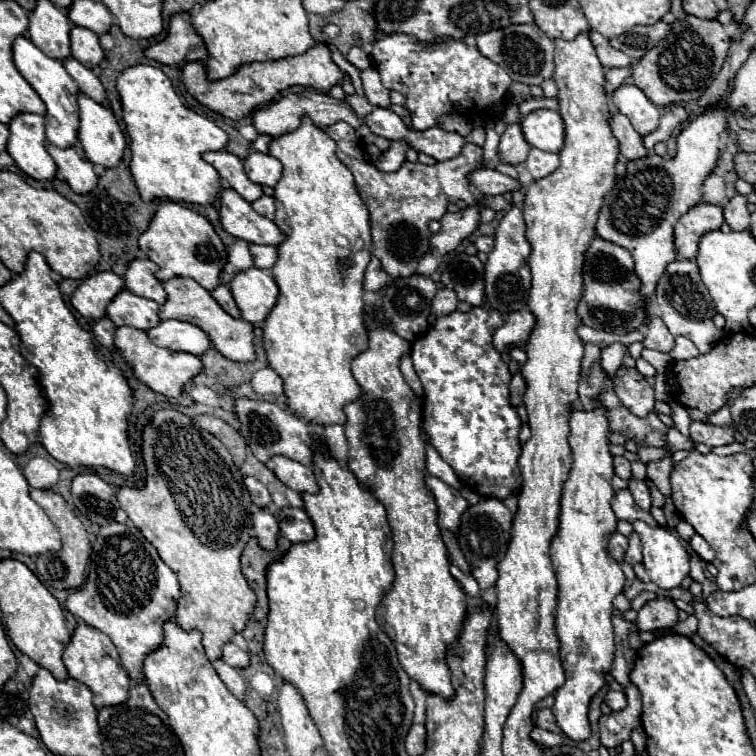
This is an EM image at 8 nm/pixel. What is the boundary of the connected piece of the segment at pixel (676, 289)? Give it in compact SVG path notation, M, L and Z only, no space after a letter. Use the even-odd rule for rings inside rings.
M674 260L668 264L666 272L662 274L656 286L656 304L660 308L660 318L664 320L670 334L690 338L698 346L700 354L708 352L724 336L724 332L718 330L712 322L712 318L716 316L716 310L708 290L700 280L698 266L694 260Z

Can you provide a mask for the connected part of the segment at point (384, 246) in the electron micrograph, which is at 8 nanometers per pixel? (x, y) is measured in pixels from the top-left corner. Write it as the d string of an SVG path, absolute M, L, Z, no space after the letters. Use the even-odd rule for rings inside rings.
M336 122L324 130L338 144L336 156L348 168L352 168L360 198L364 200L364 204L370 210L372 256L376 256L380 260L382 270L390 278L414 276L418 272L418 262L430 250L432 232L428 228L428 222L440 220L446 214L448 200L454 200L454 202L466 200L468 204L472 204L476 200L470 190L470 184L466 180L466 174L480 166L482 148L478 148L474 144L466 144L464 150L460 152L460 156L456 156L452 160L436 162L432 166L426 166L420 162L416 162L416 164L404 162L398 172L388 174L388 172L380 172L378 168L374 168L374 164L366 160L364 152L356 152L356 150L362 150L362 146L358 146L356 130L352 126L348 126L344 122Z

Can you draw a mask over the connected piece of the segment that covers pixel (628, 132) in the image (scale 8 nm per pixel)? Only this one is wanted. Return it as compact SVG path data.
M614 112L614 116L612 116L612 132L618 138L620 152L628 160L638 160L638 158L646 156L646 150L642 146L642 136L632 128L630 120L624 114Z

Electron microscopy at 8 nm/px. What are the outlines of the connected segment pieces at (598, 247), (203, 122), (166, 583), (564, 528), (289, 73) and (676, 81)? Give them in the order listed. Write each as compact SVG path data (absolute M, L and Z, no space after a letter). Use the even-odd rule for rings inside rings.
M594 238L586 250L584 260L584 292L576 308L580 320L596 330L628 334L638 330L646 322L646 310L642 308L642 296L638 292L640 280L634 274L634 262L628 250L614 246L602 238Z
M130 66L122 70L116 80L116 88L122 102L122 118L126 124L126 132L130 136L130 172L136 180L136 188L140 188L140 196L144 200L174 200L174 202L192 202L192 204L214 204L220 192L220 176L218 172L202 160L202 154L208 150L222 150L228 142L228 136L222 128L218 128L212 120L202 118L200 114L186 108L178 94L172 88L168 76L156 66Z
M112 522L102 526L92 550L86 584L70 592L66 608L82 622L108 634L128 674L142 678L144 656L162 644L162 624L176 614L176 600L180 598L178 578L132 524Z
M596 398L598 406L594 410L580 410L572 408L570 412L570 448L572 448L572 468L568 474L568 480L564 482L562 500L560 500L560 526L556 536L552 538L550 546L550 558L558 576L558 608L556 608L556 632L560 638L560 658L566 674L564 686L556 690L552 712L558 720L558 726L562 732L572 740L586 740L590 736L590 724L588 724L588 704L592 696L604 686L604 676L612 668L614 660L614 626L612 626L612 600L624 590L624 572L620 564L610 556L608 540L616 532L616 516L610 508L610 502L614 498L612 488L612 454L610 454L610 424L608 424L608 408L602 404L600 398Z
M318 44L300 56L288 56L272 62L256 62L240 66L232 76L216 82L206 80L206 70L202 62L186 62L182 66L182 82L186 90L206 108L230 118L240 120L250 114L256 106L270 102L280 90L288 86L310 86L316 90L330 90L334 84L342 82L344 72L330 60L326 44Z
M686 16L670 24L670 34L650 48L634 66L632 82L656 104L670 106L680 102L698 100L720 72L730 48L730 36L718 24L718 20L702 20Z

